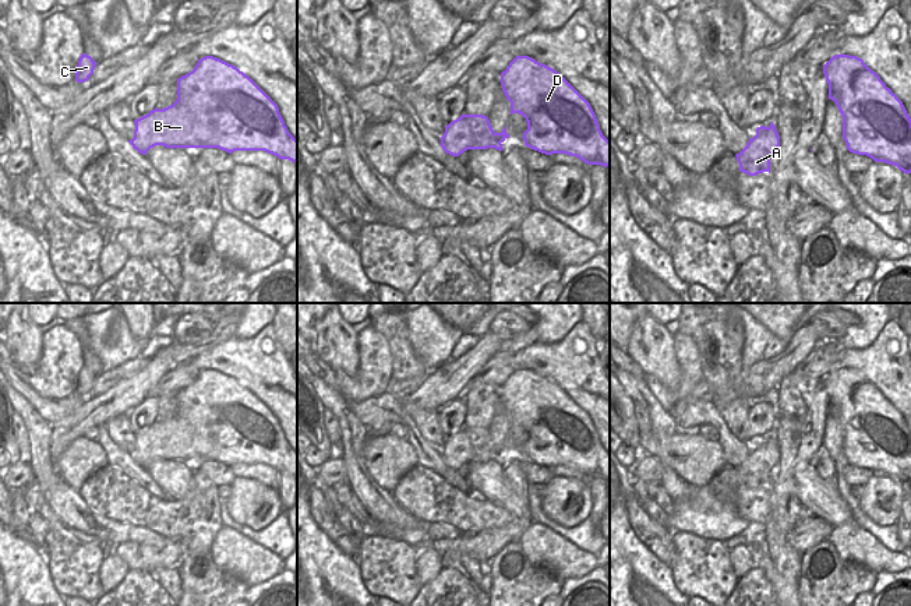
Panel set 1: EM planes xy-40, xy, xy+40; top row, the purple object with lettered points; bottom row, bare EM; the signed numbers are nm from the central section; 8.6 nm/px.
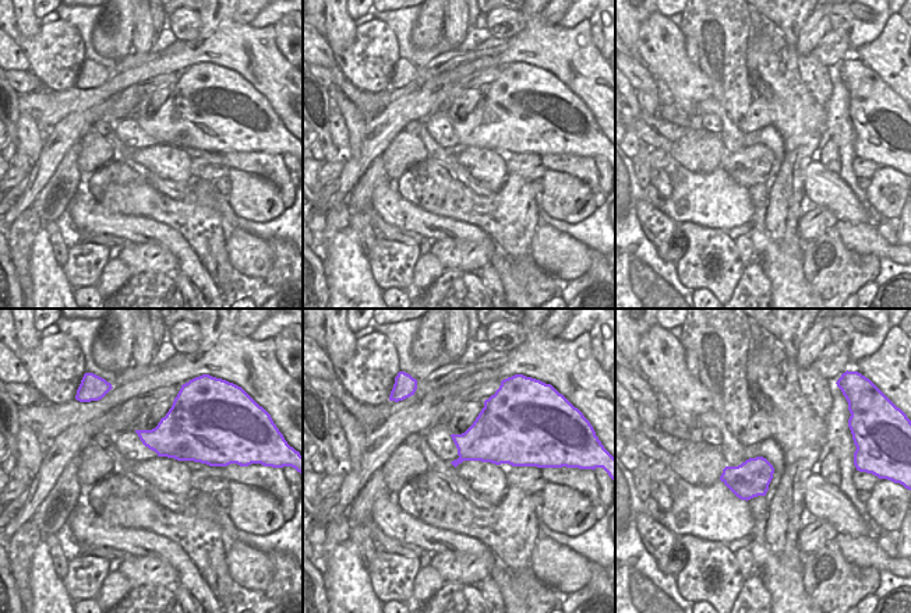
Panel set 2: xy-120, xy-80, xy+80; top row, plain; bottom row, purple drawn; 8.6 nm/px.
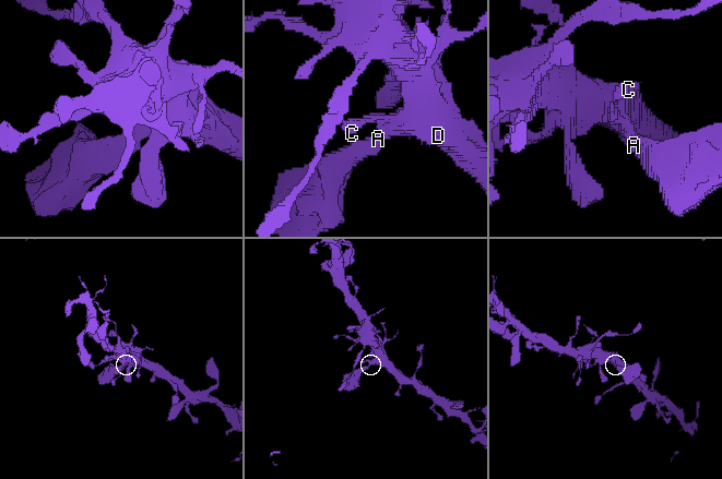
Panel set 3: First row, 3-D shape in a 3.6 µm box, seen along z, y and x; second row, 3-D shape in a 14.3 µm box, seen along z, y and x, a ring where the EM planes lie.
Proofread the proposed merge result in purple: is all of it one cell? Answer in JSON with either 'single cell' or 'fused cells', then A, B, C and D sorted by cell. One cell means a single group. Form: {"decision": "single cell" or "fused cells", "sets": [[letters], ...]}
{"decision": "single cell", "sets": [["A", "B", "C", "D"]]}

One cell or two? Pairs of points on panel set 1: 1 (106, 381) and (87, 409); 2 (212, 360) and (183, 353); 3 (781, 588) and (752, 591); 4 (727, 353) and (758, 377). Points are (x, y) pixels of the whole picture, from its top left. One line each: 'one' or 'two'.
1: two
2: two
3: two
4: two

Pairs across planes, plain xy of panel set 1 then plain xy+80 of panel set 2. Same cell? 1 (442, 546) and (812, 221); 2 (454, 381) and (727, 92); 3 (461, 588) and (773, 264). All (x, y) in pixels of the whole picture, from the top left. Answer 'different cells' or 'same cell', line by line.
1: same cell
2: different cells
3: different cells

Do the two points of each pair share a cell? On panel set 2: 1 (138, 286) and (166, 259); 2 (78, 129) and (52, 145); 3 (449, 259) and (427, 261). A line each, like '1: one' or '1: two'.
1: two
2: one
3: two

